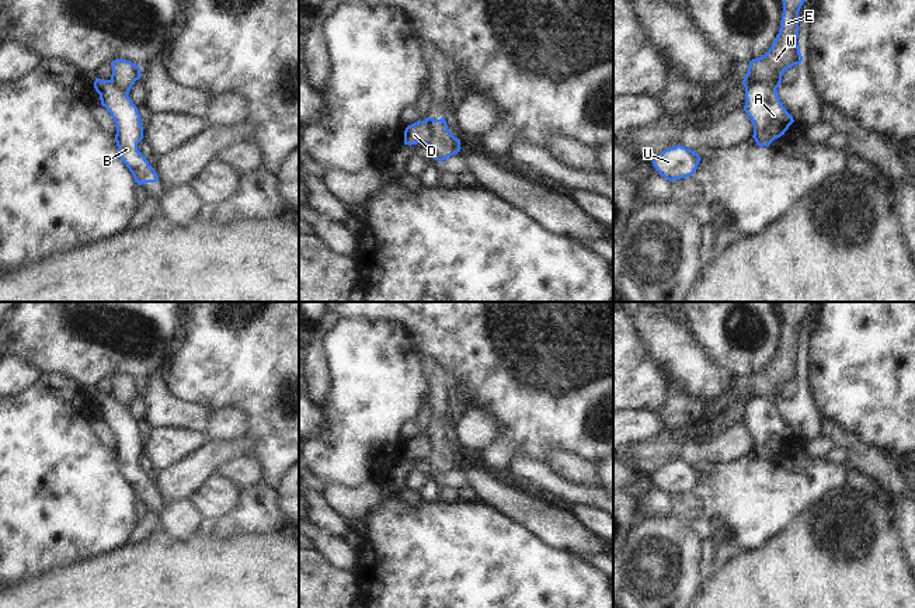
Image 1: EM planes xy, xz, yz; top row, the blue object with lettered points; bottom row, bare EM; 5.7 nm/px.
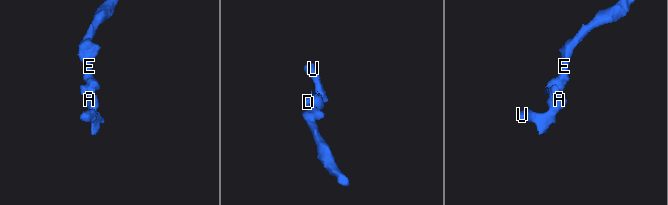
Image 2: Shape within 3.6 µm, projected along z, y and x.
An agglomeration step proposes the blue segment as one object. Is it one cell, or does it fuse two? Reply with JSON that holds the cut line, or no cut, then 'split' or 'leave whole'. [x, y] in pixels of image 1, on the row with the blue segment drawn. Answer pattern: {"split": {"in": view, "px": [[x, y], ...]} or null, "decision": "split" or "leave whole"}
{"split": {"in": "yz", "px": [[775, 89], [766, 84], [751, 84], [745, 91]]}, "decision": "split"}

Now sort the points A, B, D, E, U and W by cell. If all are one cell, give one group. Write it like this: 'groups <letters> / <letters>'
groups A B D U / E W

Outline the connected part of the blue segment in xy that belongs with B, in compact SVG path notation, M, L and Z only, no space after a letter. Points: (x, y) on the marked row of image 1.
M95 79L94 88L100 94L101 105L108 110L115 121L119 157L132 173L135 183L156 183L159 176L149 164L146 156L138 150L138 143L143 139L143 126L138 107L128 94L122 94L112 80Z

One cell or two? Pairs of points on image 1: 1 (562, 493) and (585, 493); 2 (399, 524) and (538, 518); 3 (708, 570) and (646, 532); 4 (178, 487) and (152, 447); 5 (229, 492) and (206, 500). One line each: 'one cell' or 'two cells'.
1: one cell
2: two cells
3: two cells
4: two cells
5: one cell

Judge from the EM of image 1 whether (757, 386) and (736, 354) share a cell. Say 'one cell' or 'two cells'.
two cells

